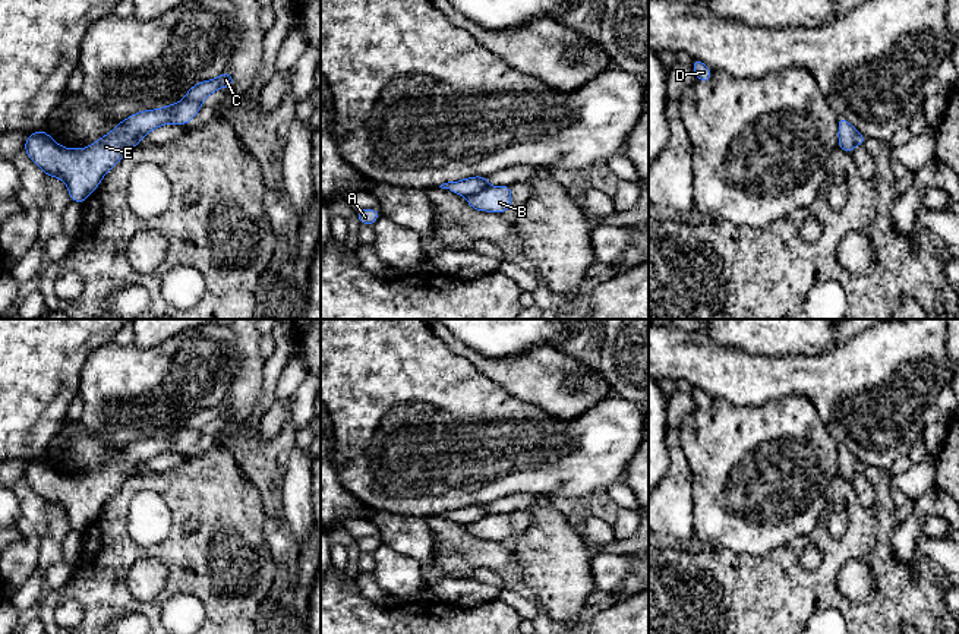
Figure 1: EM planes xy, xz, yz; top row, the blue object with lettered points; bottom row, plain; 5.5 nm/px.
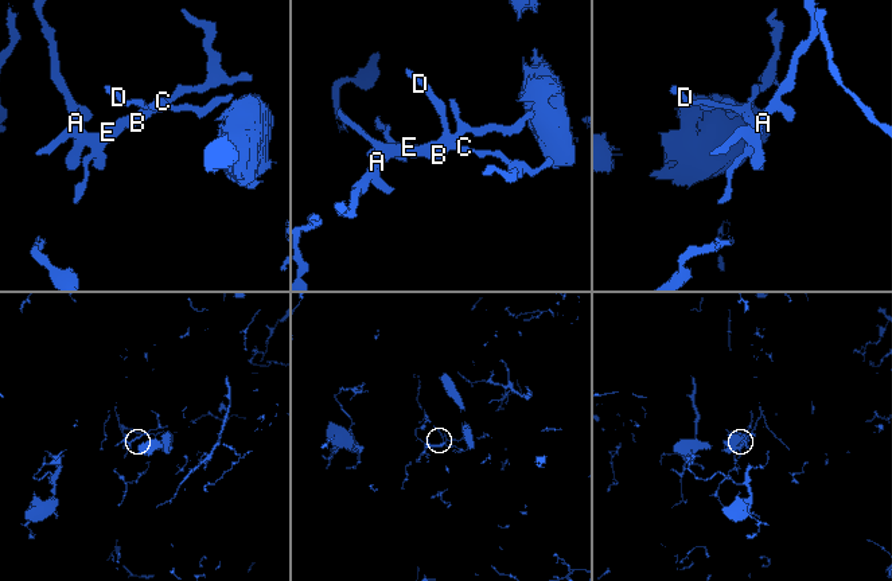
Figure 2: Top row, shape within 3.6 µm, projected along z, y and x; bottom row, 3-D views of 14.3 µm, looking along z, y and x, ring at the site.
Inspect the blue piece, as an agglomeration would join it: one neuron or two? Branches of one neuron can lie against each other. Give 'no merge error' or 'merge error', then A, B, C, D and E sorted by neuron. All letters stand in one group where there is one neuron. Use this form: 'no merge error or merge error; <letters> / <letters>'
merge error; A B E / C D

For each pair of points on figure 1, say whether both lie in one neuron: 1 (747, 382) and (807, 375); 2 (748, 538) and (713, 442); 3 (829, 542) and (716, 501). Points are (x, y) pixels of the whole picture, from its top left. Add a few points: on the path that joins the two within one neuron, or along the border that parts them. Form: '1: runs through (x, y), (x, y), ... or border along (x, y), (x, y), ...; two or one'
1: runs through (762, 378), (792, 375); one
2: runs through (725, 516), (719, 492), (719, 466); one
3: border along (829, 505), (807, 535), (797, 536), (778, 549); two

